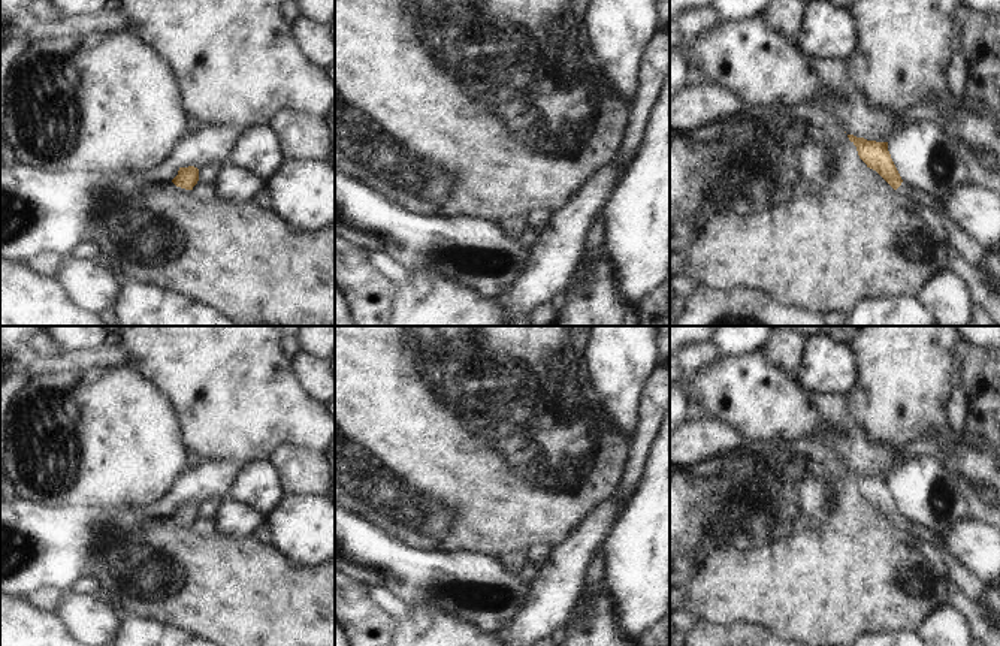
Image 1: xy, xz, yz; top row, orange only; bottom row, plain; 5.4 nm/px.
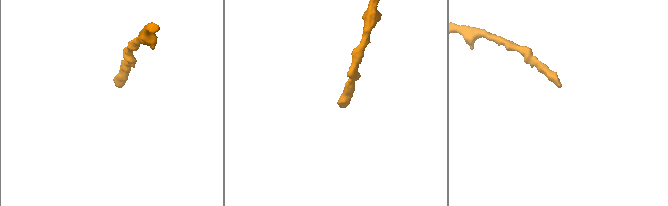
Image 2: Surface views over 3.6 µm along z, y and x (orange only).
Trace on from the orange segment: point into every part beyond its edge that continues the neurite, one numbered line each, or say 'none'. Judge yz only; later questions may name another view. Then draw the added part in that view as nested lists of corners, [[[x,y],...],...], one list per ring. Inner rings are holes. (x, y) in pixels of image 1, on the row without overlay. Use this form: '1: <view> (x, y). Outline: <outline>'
1: yz (905, 527). Outline: [[[901,517],[895,528],[901,534],[901,537],[909,541],[913,541],[913,538],[916,537],[913,522],[907,520],[906,517]]]

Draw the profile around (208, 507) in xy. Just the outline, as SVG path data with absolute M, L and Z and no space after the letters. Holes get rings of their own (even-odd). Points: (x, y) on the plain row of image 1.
M209 496L205 501L199 504L199 516L197 517L206 517L206 516L214 516L215 511L218 510L220 504L226 498L221 496Z

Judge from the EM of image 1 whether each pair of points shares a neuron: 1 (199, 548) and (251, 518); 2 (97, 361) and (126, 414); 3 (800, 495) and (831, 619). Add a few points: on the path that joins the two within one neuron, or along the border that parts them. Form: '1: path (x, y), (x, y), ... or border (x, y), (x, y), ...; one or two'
1: border (215, 528), (230, 536), (251, 537); two
2: border (127, 365), (82, 368), (66, 373); two
3: path (800, 527), (824, 568), (825, 588); one

